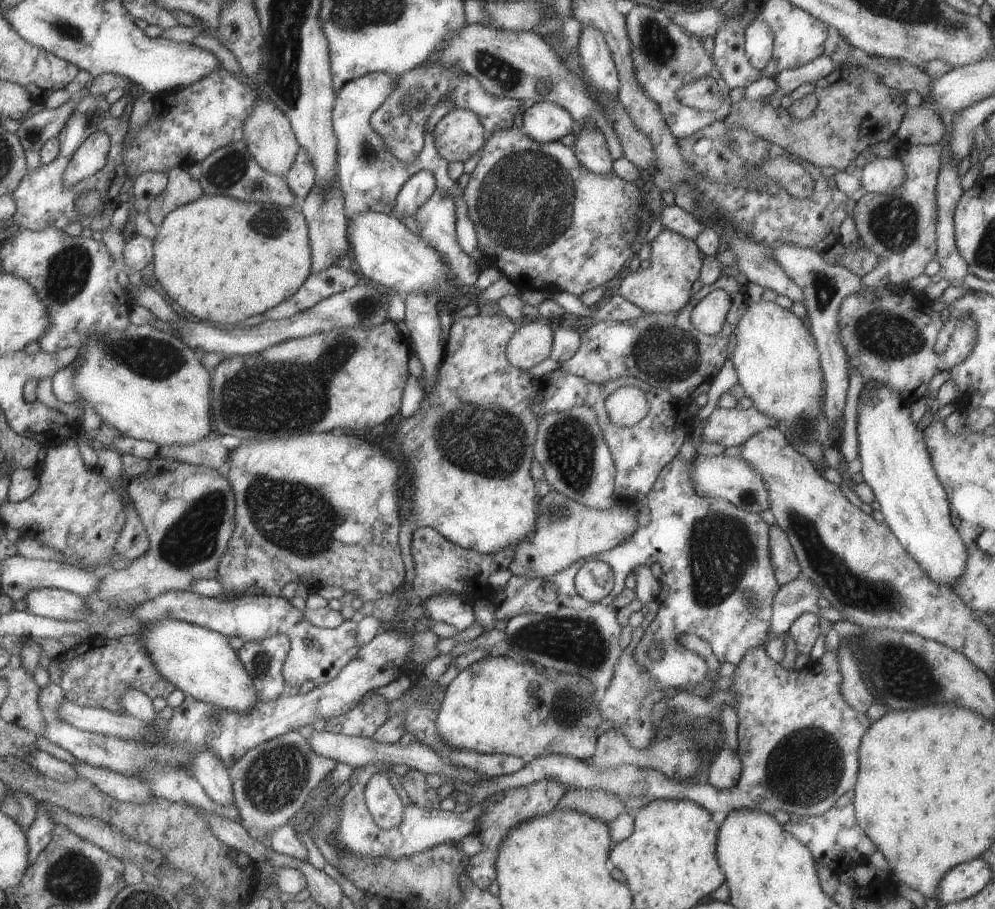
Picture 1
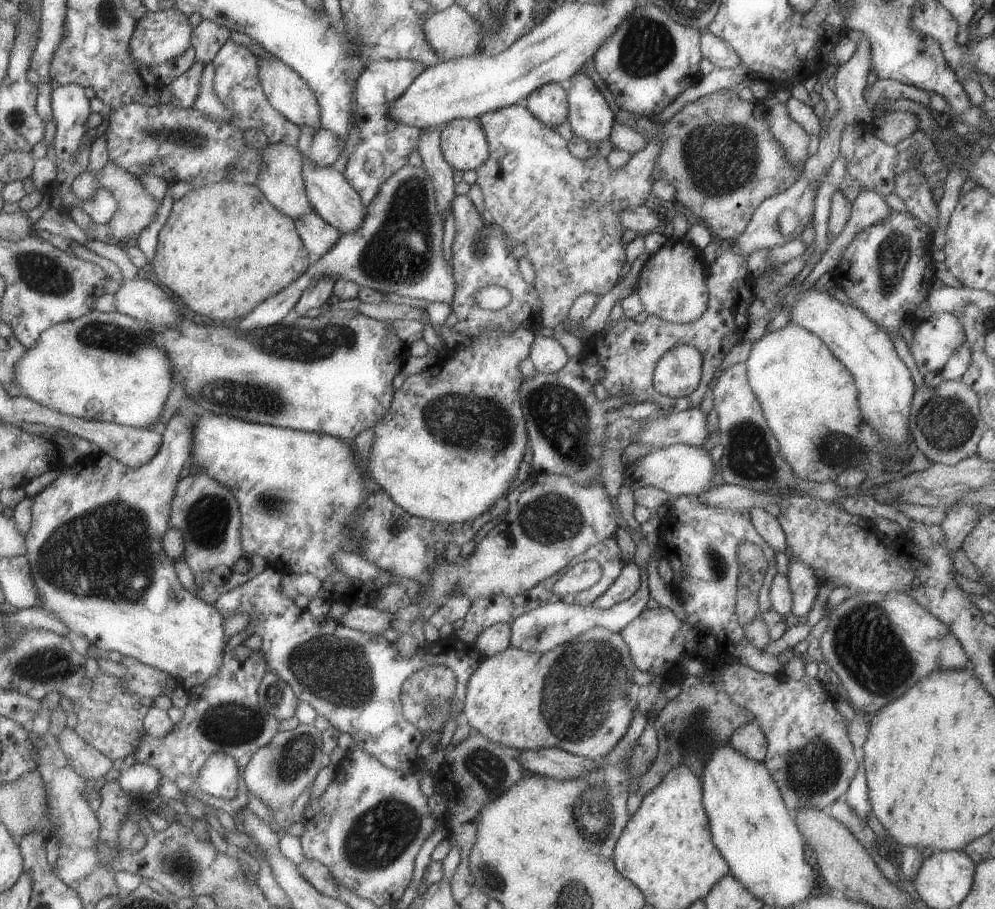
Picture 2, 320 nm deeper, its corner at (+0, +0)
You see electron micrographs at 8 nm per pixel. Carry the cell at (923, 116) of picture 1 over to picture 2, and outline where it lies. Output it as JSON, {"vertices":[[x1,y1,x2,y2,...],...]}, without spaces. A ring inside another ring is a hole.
{"vertices":[[886,112,883,115,877,115,872,119,874,135,881,142,888,145,895,145,897,141,907,138,915,129,917,129,917,116,903,112]]}

